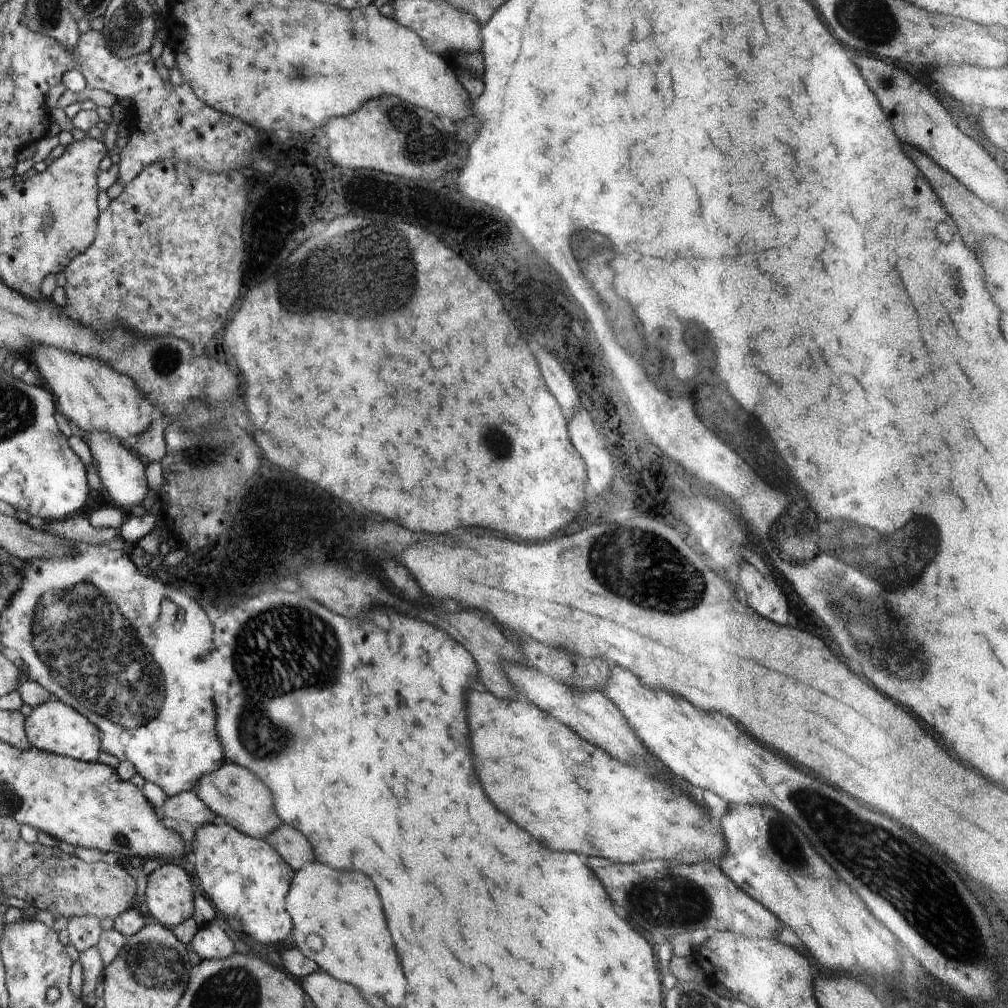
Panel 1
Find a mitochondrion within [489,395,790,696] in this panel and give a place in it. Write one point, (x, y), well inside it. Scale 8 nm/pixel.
(621, 561)

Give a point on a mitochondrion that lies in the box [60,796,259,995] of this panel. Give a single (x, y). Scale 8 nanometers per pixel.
(155, 963)

